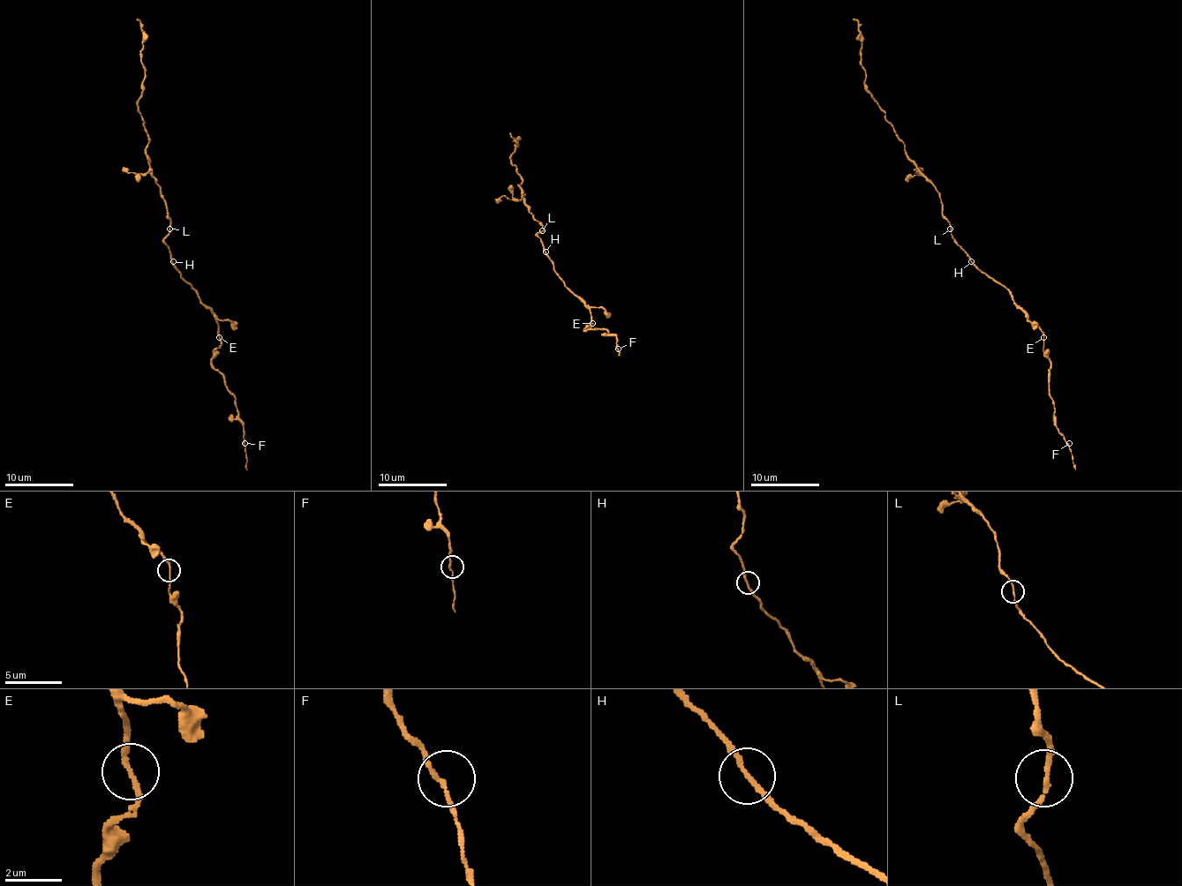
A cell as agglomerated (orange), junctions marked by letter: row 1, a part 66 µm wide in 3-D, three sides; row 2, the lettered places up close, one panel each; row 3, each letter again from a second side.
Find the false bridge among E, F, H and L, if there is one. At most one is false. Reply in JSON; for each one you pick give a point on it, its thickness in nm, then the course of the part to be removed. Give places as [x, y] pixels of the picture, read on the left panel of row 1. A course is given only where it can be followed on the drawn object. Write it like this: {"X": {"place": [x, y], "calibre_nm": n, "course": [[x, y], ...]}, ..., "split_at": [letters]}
{"split_at": []}

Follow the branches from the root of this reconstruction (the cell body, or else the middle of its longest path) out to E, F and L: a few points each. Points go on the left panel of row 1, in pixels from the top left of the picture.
E: (169, 251), (171, 261), (180, 275), (211, 310), (219, 328), (219, 337)
F: (169, 251), (180, 275), (211, 310), (217, 323), (221, 343), (214, 350), (213, 366), (235, 399), (244, 443)
L: (169, 251), (164, 241), (169, 229)

